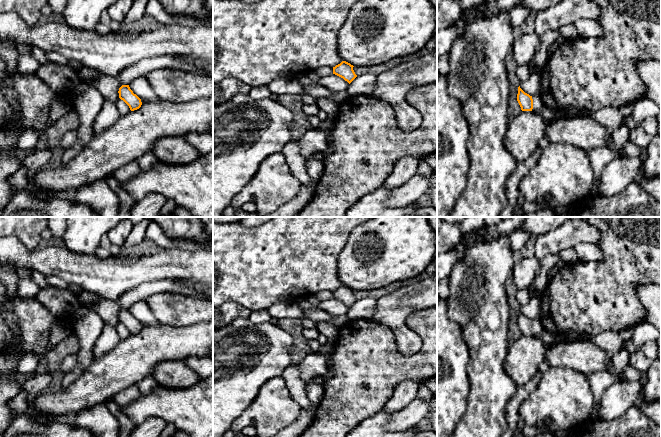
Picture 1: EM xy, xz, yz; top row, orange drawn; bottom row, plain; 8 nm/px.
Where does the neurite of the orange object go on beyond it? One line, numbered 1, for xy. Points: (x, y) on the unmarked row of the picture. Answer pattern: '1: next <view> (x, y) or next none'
1: next none

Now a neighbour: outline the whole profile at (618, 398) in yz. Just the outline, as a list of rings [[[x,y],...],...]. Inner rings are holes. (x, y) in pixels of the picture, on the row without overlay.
[[[617,381],[606,389],[599,403],[599,415],[604,420],[615,420],[632,406],[639,405],[645,385],[642,381]]]

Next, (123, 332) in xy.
[[[120,322],[116,325],[116,330],[121,339],[126,339],[131,335],[129,330]]]

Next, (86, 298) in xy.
[[[83,291],[78,297],[82,304],[82,307],[86,308],[88,308],[89,305],[93,304],[99,299],[102,299],[99,295],[88,291]]]

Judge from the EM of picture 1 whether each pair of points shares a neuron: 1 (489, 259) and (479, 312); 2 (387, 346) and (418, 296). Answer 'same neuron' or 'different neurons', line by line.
1: same neuron
2: different neurons

